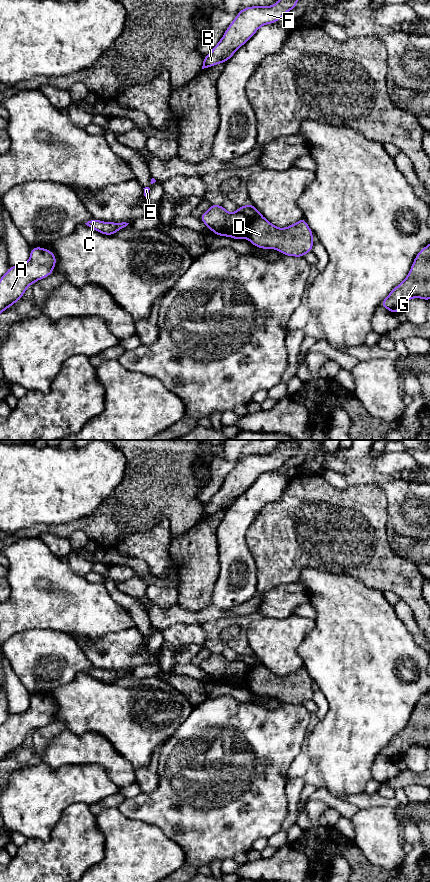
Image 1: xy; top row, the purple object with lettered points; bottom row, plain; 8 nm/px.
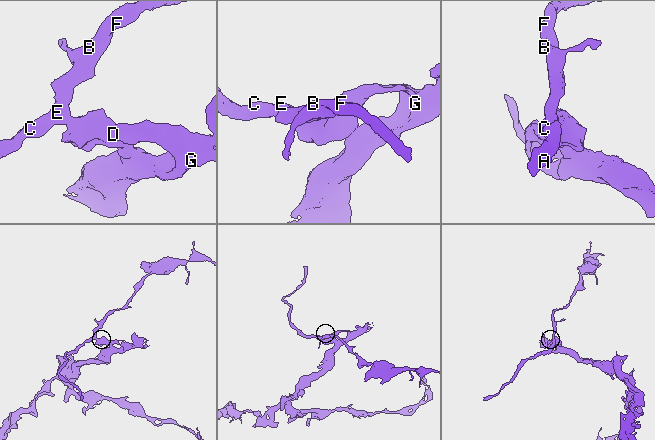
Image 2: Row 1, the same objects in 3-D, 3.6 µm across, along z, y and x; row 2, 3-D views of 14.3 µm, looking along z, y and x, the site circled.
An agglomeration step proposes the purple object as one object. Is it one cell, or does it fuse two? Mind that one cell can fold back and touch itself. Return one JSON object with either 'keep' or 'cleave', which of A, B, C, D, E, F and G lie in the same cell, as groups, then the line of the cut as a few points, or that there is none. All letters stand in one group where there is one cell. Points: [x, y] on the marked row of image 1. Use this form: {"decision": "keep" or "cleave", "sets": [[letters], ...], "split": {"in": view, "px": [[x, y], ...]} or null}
{"decision": "cleave", "sets": [["A", "B", "C", "E", "F"], ["D", "G"]], "split": {"in": "xy", "px": [[260, 214], [248, 225], [247, 237]]}}

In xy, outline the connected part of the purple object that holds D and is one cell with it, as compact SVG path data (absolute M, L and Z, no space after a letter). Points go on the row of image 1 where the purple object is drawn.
M260 215L248 225L248 239L252 245L275 249L287 256L303 257L312 252L313 235L304 218L291 226L279 228Z

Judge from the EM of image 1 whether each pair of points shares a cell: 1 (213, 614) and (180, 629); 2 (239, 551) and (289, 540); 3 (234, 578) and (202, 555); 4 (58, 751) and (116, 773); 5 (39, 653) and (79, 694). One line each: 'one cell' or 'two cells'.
1: two cells
2: two cells
3: two cells
4: one cell
5: two cells

